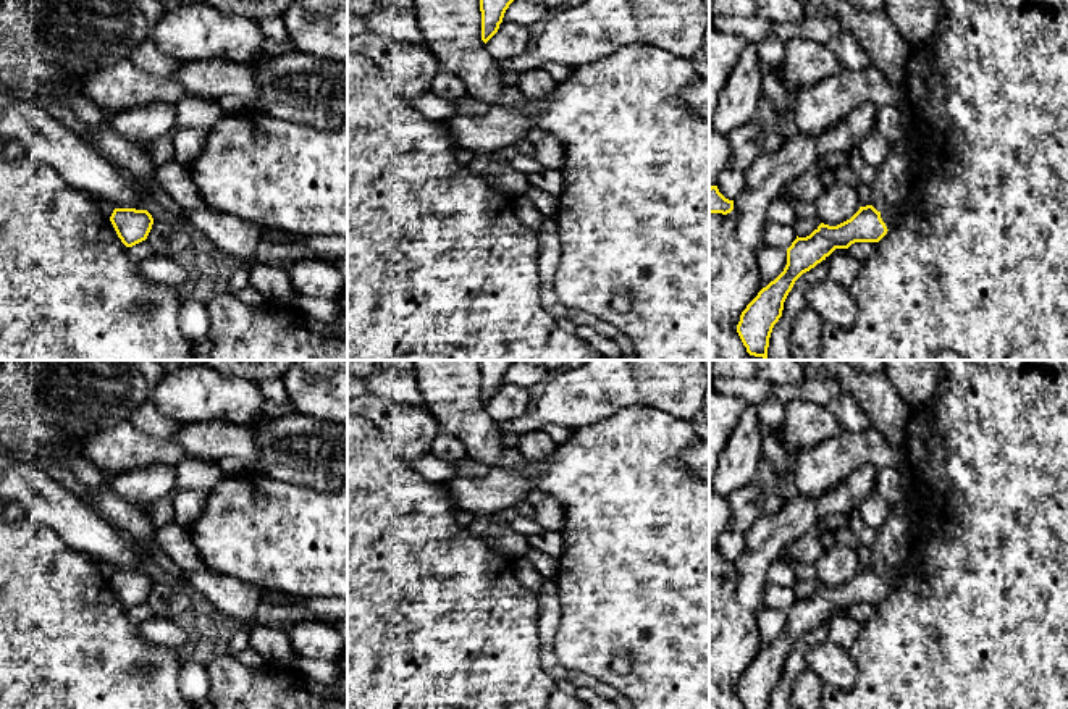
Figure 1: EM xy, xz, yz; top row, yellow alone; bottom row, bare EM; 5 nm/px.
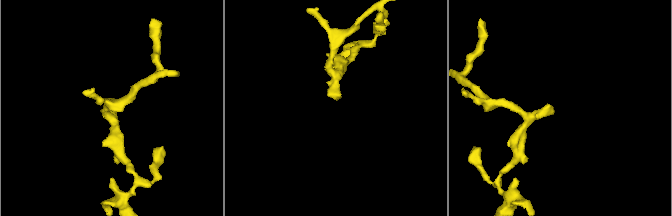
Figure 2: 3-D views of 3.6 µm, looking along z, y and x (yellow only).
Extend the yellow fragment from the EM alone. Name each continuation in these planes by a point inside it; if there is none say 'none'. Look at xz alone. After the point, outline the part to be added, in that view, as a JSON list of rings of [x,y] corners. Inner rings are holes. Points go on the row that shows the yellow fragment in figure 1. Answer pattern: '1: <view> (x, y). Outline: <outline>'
none

